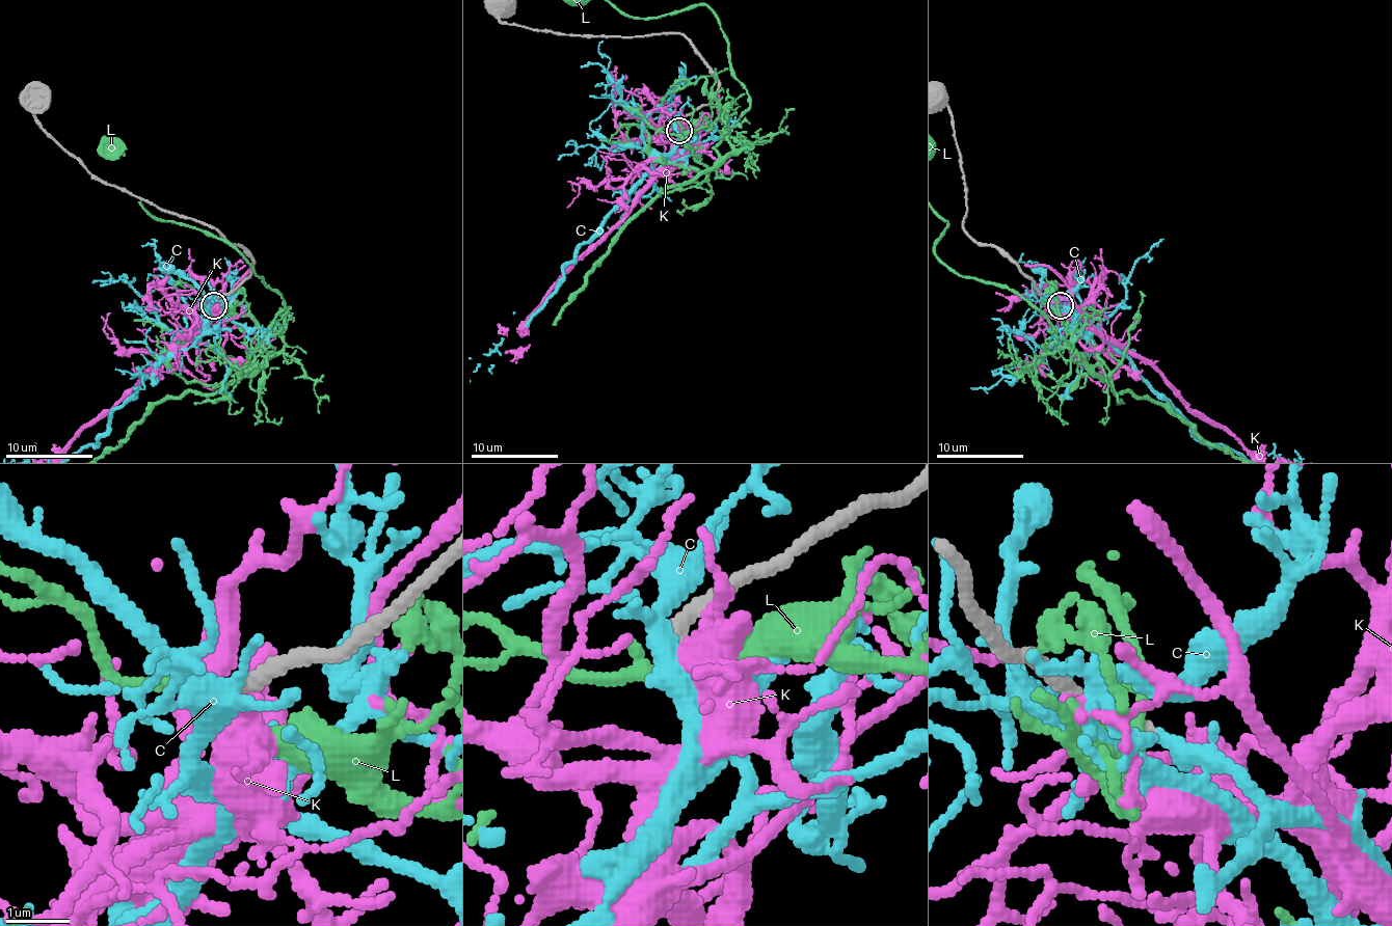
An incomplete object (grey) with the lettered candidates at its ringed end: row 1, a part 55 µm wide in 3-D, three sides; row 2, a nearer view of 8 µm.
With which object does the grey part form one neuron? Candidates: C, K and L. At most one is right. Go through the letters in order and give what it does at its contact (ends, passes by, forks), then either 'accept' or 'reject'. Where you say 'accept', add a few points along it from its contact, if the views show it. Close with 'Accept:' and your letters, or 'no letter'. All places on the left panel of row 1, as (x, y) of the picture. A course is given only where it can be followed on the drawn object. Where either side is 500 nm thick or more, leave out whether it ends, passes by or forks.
C: it passes by; accept
K: it passes by; reject
L: it passes by; reject
Accept: C

